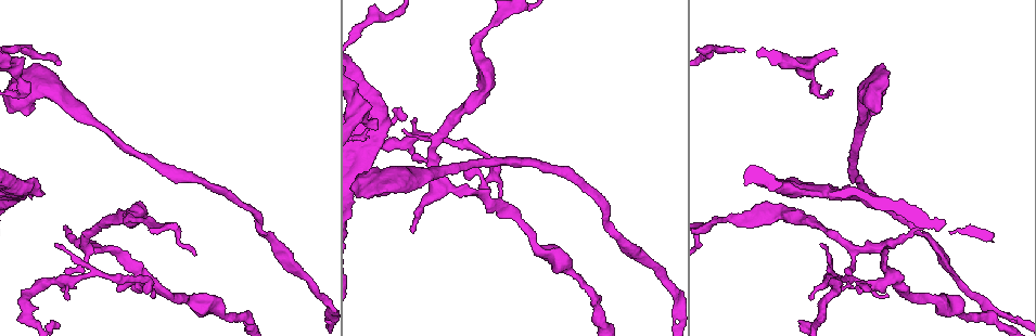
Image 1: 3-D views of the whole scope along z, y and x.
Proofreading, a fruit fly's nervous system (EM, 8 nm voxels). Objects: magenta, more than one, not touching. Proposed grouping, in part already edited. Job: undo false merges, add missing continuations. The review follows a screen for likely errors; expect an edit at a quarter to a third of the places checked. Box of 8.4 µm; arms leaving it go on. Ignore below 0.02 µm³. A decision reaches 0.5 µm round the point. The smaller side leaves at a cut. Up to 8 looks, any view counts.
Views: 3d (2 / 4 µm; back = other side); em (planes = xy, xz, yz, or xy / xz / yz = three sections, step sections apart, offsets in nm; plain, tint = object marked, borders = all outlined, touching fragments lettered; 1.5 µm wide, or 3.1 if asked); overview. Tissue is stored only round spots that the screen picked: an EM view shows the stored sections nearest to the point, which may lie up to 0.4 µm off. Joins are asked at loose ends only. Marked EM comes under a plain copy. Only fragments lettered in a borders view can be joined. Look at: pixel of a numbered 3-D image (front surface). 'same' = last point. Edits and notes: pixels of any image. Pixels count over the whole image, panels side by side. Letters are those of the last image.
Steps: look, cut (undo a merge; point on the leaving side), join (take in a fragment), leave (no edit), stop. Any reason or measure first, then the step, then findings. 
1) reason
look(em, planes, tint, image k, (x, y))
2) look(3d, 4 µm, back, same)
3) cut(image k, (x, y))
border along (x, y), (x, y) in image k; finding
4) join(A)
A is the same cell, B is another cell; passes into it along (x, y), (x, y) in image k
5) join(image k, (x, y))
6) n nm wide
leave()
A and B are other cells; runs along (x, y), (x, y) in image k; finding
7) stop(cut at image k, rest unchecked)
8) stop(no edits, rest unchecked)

abrupt turn
look(3d, 2 µm, image 1, (834, 292))

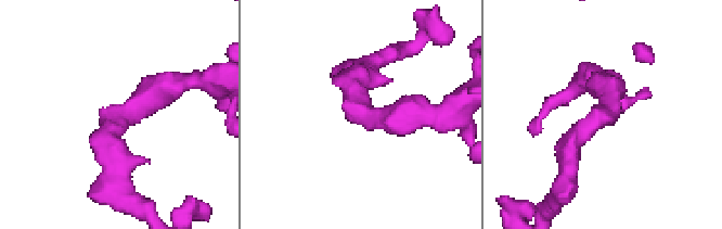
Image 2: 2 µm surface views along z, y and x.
arms of 170, 200 nm; need the tissue
look(em, planes, borders, image 2, (352, 106))

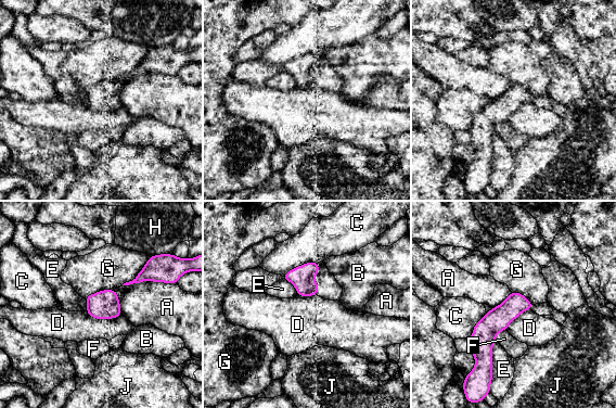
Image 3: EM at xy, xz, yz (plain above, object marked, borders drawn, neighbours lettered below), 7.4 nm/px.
170 nm wide; A touches over 360 nm
leave()
A, B, C, D, E, F, G, H and J are other cells; continuous, no second neuron

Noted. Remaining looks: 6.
stops while still wide
look(em, xy, step 8, tint, image 1, (38, 185))

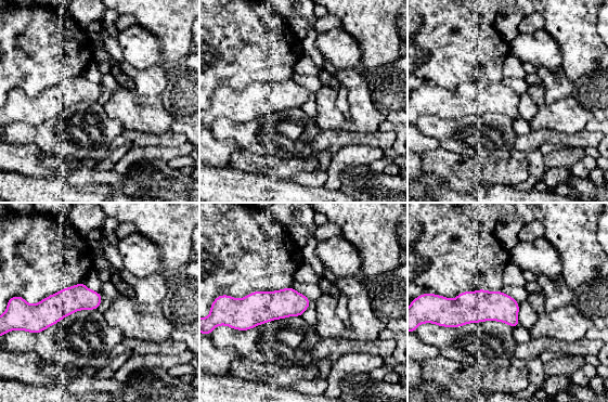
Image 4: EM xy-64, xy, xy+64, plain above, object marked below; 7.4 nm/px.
cut it another way
look(em, planes, borders, same)

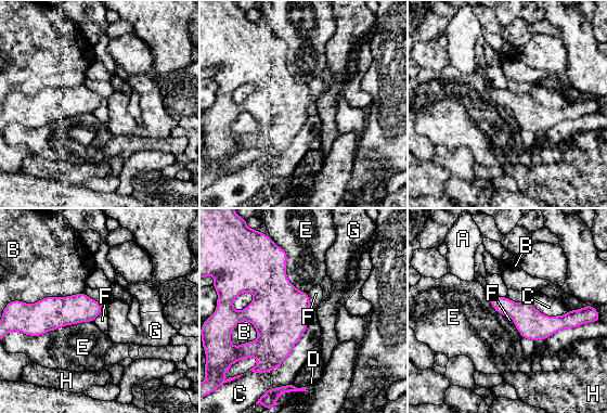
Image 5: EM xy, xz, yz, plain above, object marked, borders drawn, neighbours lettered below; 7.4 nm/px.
leave()
A, B, C, D, E, F, G and H are other cells; border along (103, 307), (93, 321) in image 5; no lettered fragment goes on from it

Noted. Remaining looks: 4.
look(em, yz, step 8, tint, image 1, (921, 236))

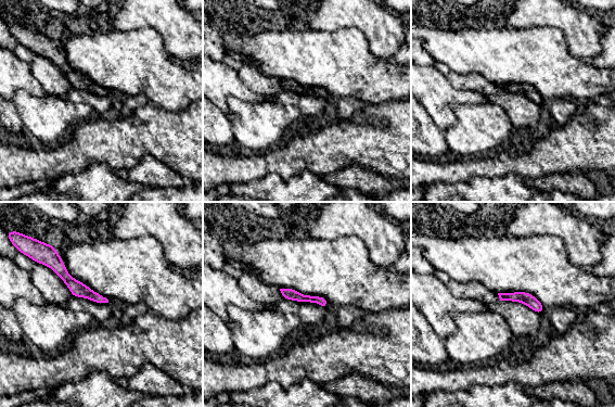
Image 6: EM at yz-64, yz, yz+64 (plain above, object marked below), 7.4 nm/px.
look(em, planes, tint, same)

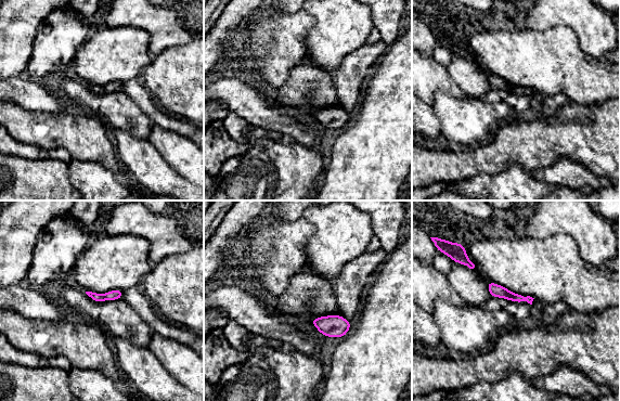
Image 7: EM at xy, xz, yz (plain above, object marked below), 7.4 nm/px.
look(em, planes, borders, same)

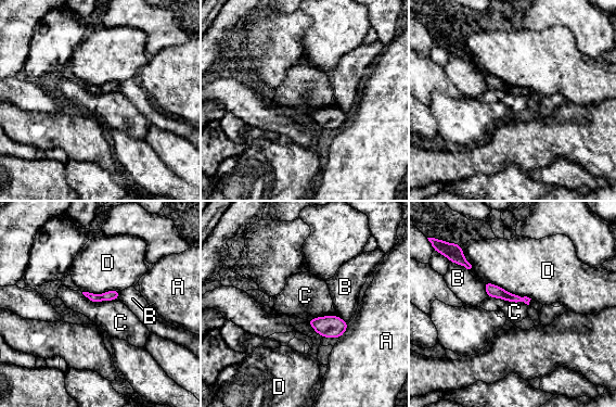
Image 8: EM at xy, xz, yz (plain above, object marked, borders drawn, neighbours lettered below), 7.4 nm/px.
80 nm wide
leave()
A, B, C and D are other cells; border along (488, 295), (524, 302), (527, 305) in image 8; continuous, no second neuron

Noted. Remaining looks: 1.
stop(no edits, rest unchecked)

